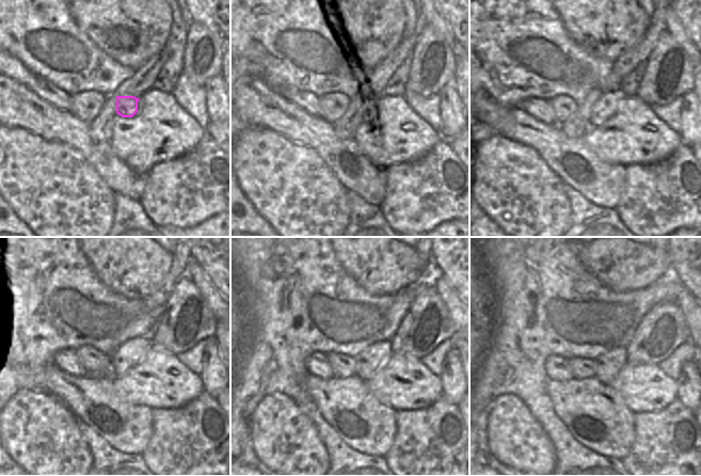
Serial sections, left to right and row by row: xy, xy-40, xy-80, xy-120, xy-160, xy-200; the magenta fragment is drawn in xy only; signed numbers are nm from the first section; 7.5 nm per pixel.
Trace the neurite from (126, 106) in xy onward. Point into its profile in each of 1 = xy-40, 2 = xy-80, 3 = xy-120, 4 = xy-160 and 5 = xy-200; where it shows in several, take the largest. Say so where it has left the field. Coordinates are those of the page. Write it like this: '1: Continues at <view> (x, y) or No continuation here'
1: Continues at xy-40 (367, 110)
2: Continues at xy-80 (605, 108)
3: Continues at xy-120 (126, 356)
4: Continues at xy-160 (369, 362)
5: Continues at xy-200 (607, 366)

